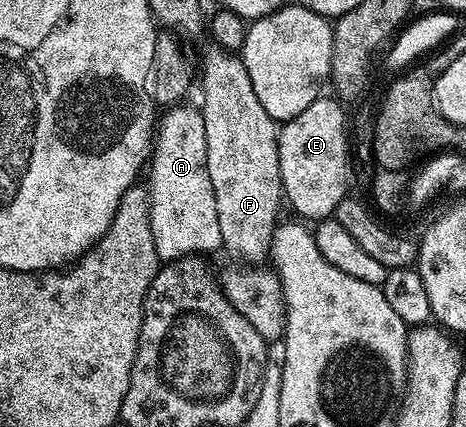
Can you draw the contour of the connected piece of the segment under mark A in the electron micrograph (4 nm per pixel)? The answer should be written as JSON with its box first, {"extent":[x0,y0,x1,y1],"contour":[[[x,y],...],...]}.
{"extent":[150,104,222,261],"contour":[[[178,104],[170,107],[157,128],[150,159],[150,209],[152,238],[160,261],[178,261],[193,252],[219,250],[222,237],[215,194],[207,173],[206,121],[198,107]]]}

